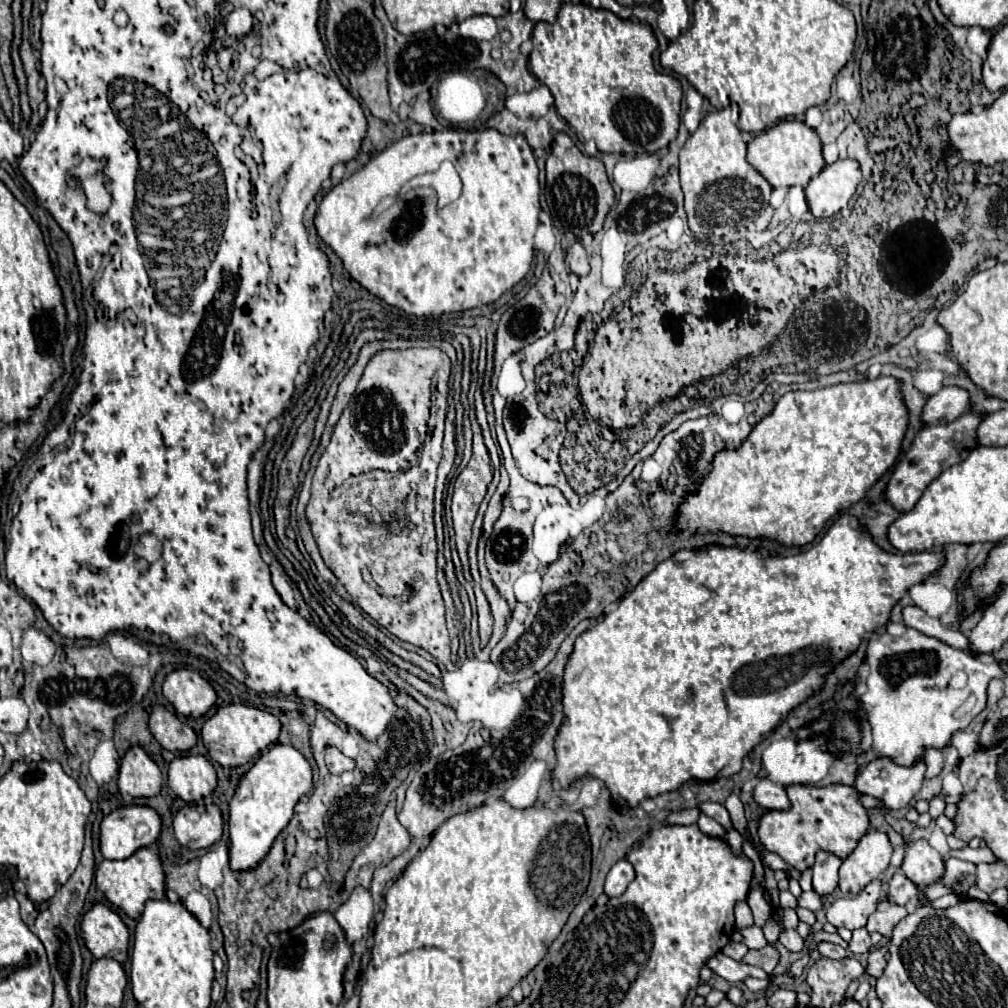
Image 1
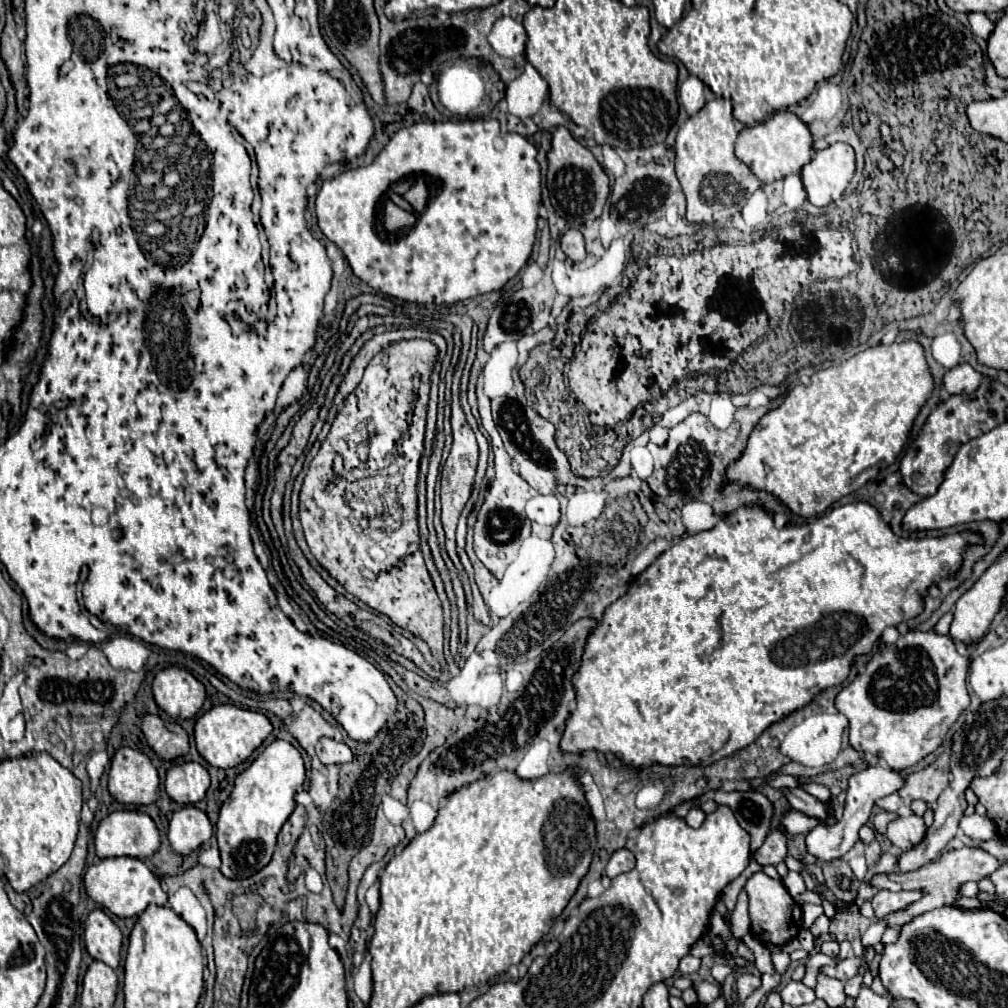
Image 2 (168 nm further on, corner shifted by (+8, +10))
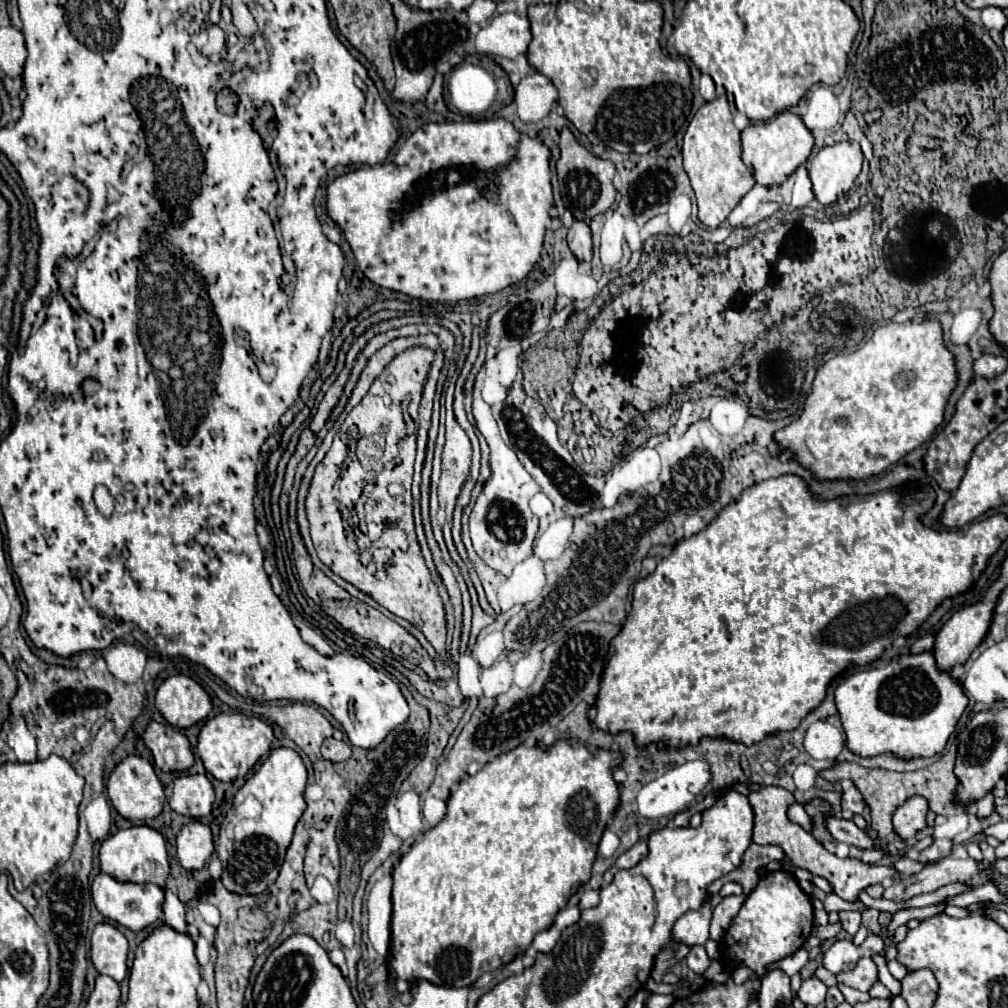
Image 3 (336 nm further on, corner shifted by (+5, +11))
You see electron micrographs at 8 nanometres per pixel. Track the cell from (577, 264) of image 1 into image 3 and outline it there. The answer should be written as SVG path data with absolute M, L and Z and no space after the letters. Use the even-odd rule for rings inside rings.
M574 221L568 229L568 247L580 261L592 261L592 237L584 221Z

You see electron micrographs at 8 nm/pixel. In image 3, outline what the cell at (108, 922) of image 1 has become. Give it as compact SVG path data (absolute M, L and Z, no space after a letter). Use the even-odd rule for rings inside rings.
M108 923L94 927L90 957L100 975L108 975L118 983L128 973L128 941L116 927Z

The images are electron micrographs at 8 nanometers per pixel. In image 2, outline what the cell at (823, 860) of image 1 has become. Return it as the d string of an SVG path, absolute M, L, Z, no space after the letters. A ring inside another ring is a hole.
M875 762L875 764L869 764L867 768L863 768L861 772L853 774L849 778L849 788L847 788L847 800L845 800L845 814L839 822L831 824L831 826L825 826L825 824L819 824L815 826L805 842L807 842L807 852L811 856L815 856L819 862L833 862L837 858L843 858L853 846L855 842L859 840L857 832L859 828L869 820L869 814L871 814L871 808L875 804L875 800L879 798L885 798L887 794L893 794L895 790L899 790L899 786L903 786L903 778L907 778L905 774L901 774L899 770L893 770L881 762Z

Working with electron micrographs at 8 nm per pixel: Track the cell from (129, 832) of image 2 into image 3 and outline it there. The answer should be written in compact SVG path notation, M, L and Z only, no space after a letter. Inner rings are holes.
M134 825L130 829L122 829L110 839L106 839L100 847L100 867L102 873L114 877L116 881L124 883L154 883L158 887L166 887L166 877L170 871L168 865L168 851L164 837L146 825Z

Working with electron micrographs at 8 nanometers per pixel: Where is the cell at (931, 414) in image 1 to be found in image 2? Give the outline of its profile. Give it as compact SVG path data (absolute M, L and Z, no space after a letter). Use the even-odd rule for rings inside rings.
M957 364L955 368L947 370L943 376L943 388L947 388L949 394L971 394L981 384L983 376L975 372L969 364Z

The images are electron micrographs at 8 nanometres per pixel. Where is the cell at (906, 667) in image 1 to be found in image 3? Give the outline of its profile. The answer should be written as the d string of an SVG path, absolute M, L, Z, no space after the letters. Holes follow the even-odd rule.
M904 655L902 663L866 669L846 677L834 691L846 745L862 757L892 753L902 759L932 757L946 747L968 699L956 679L934 667L934 655Z

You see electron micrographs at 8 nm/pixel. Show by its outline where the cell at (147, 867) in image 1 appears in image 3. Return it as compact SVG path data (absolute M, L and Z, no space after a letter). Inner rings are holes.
M98 873L94 877L92 883L92 899L96 909L110 921L116 921L120 925L124 925L126 929L140 933L142 929L154 925L158 919L164 917L162 913L162 905L164 905L164 891L152 883L144 883L144 885L134 885L134 883L120 883L116 879L112 879L106 873Z

